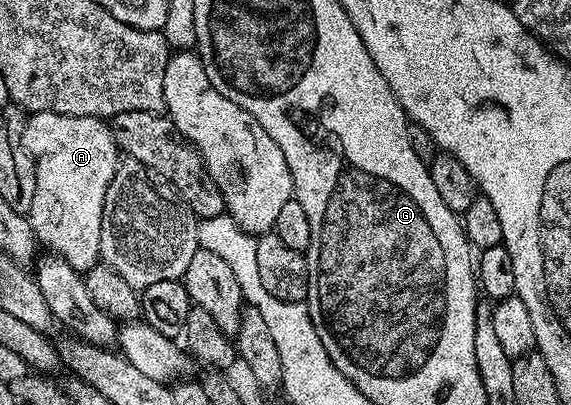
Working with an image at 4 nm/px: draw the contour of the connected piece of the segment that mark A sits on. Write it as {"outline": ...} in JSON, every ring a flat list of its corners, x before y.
{"outline":[[36,112,26,117,24,146,34,159,36,194,27,219,43,249,57,254,76,271,85,274,100,257,100,226,104,194,116,174,120,153,109,123,96,116,69,116]]}

